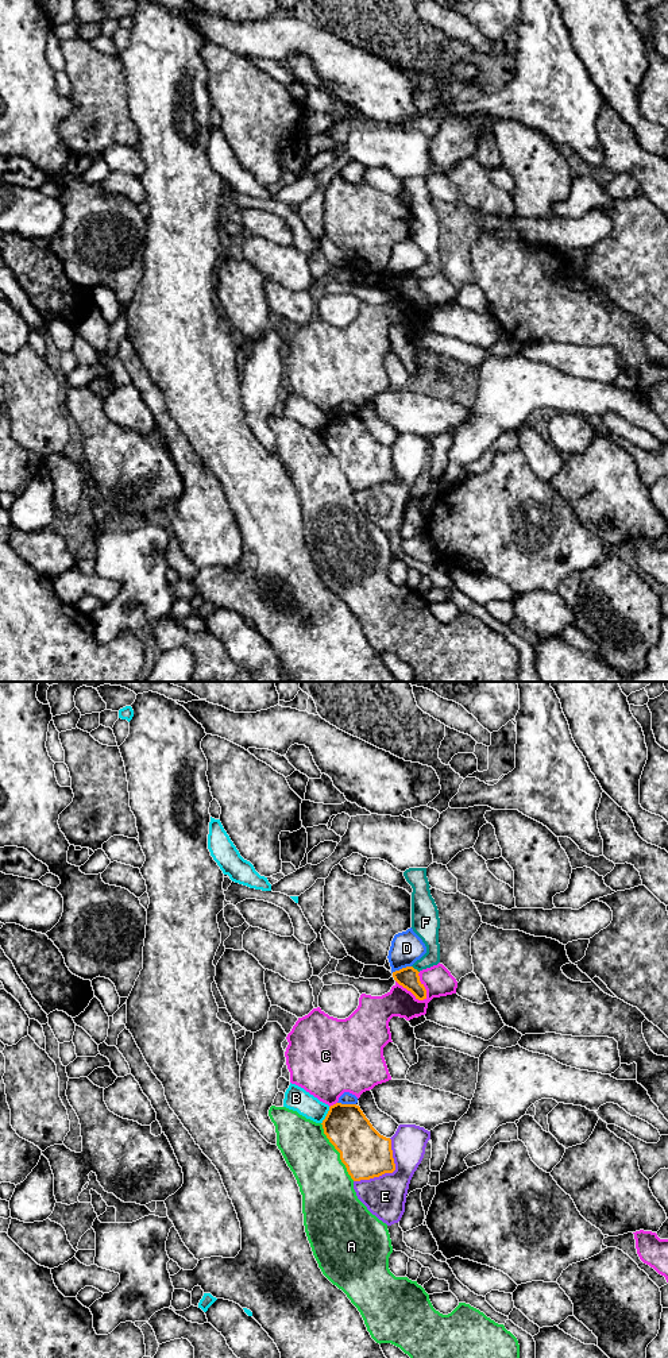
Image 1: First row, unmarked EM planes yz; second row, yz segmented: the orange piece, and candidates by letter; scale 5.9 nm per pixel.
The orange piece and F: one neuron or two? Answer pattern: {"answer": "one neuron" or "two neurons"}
{"answer": "two neurons"}

